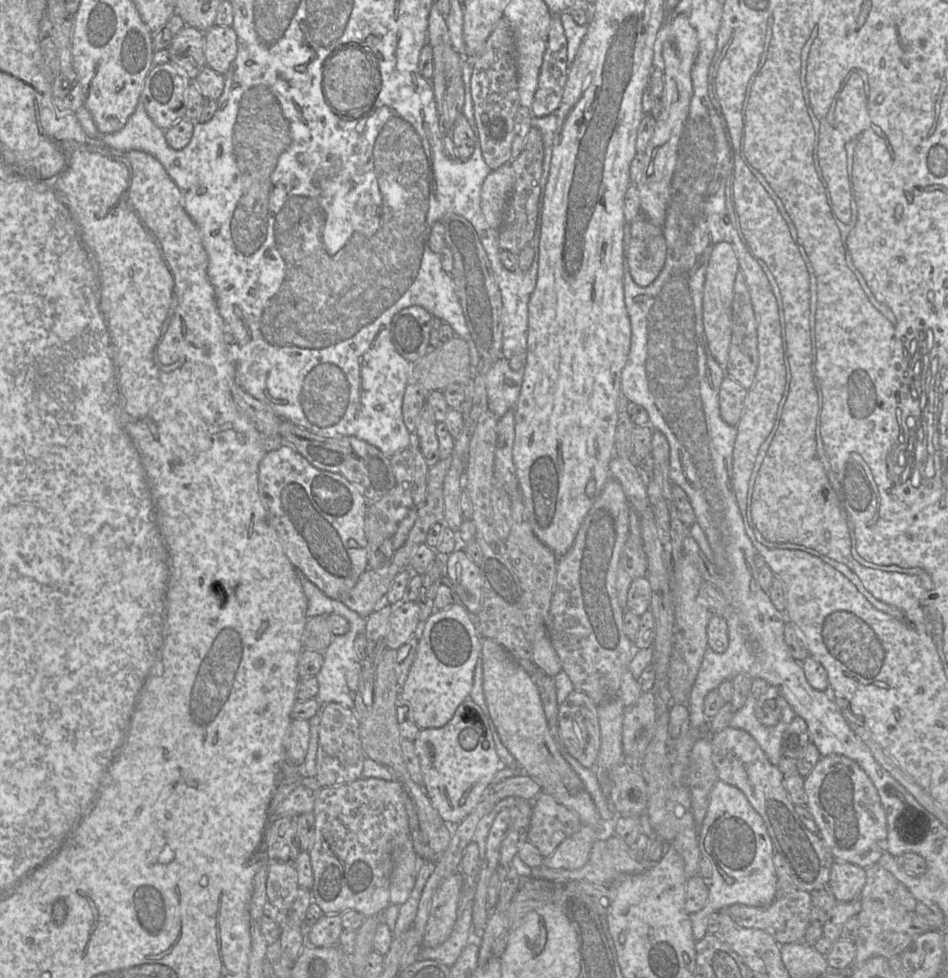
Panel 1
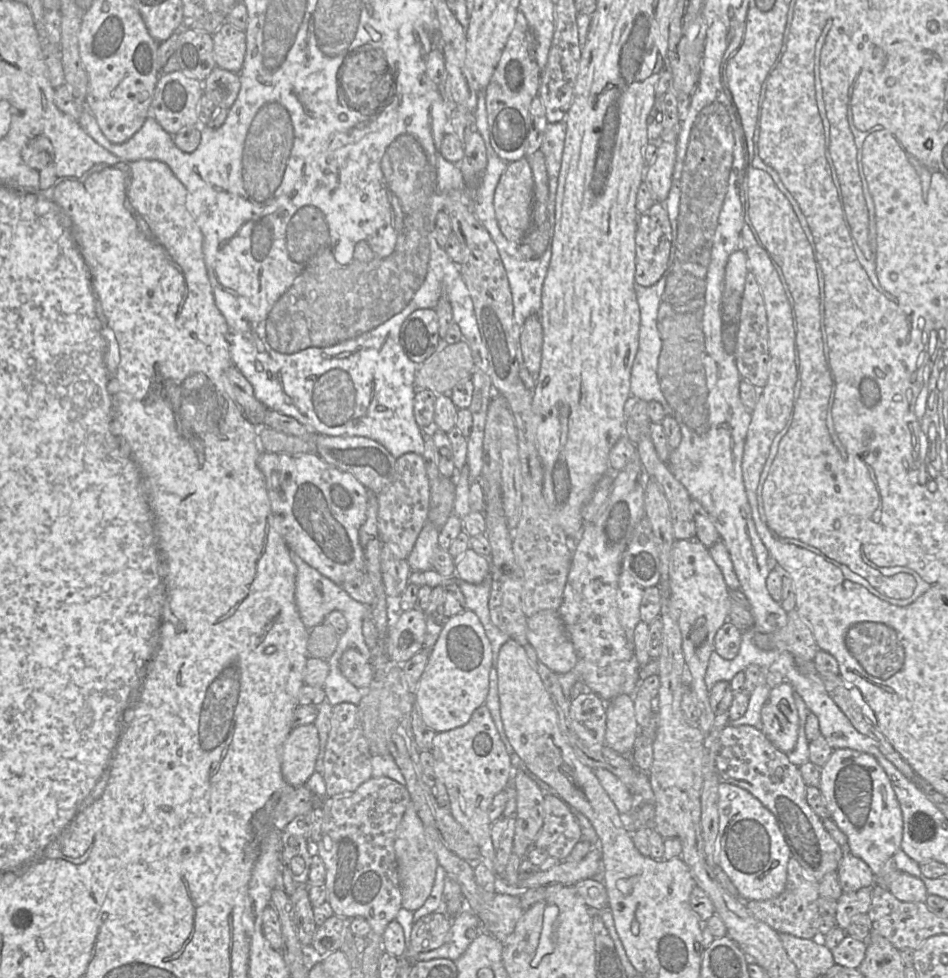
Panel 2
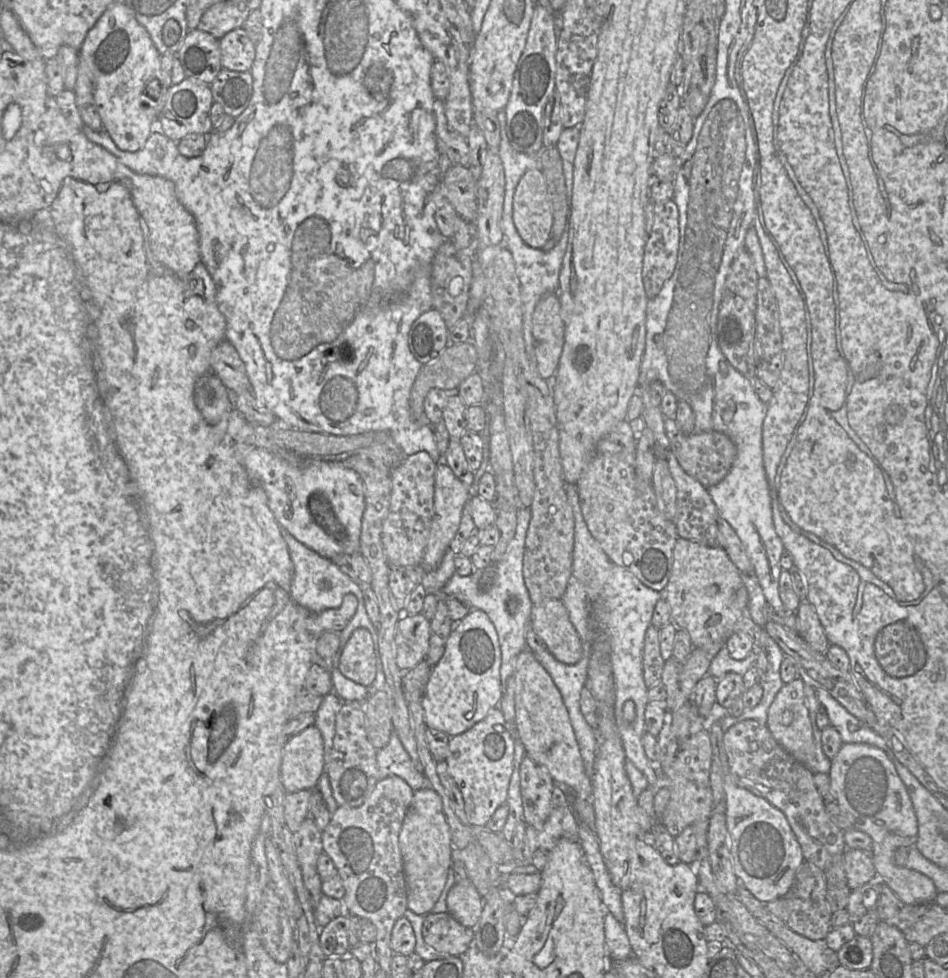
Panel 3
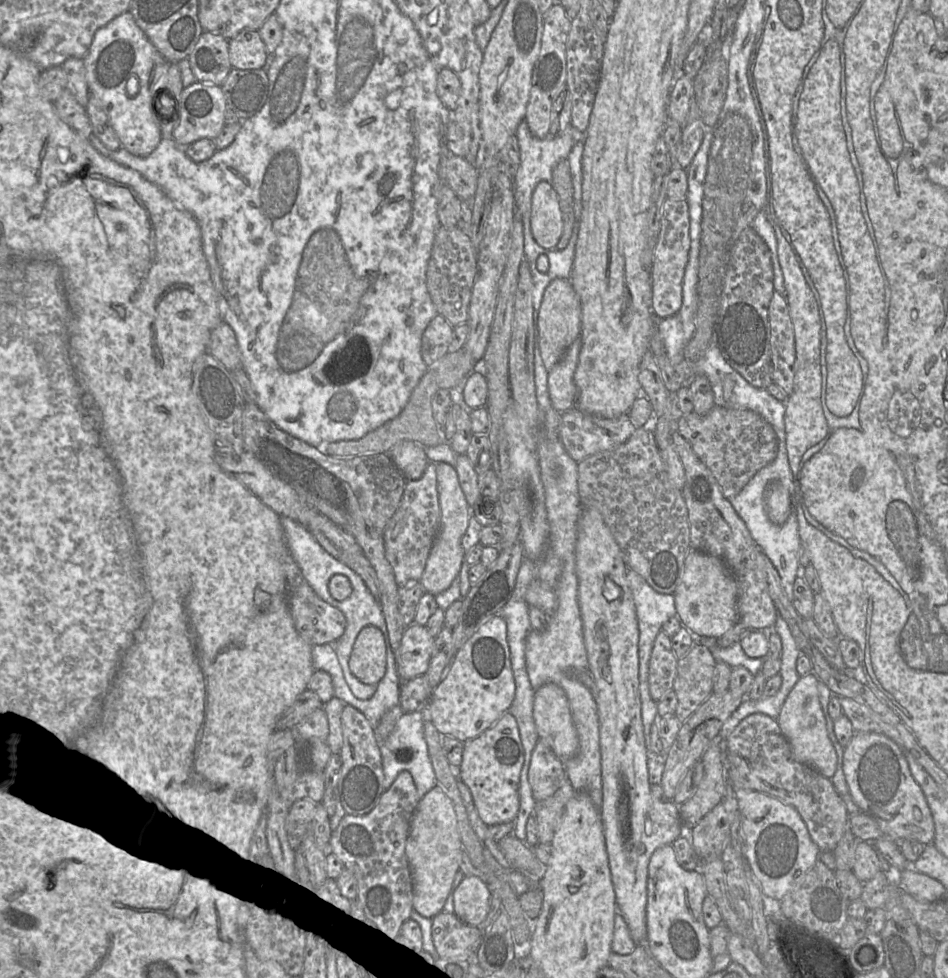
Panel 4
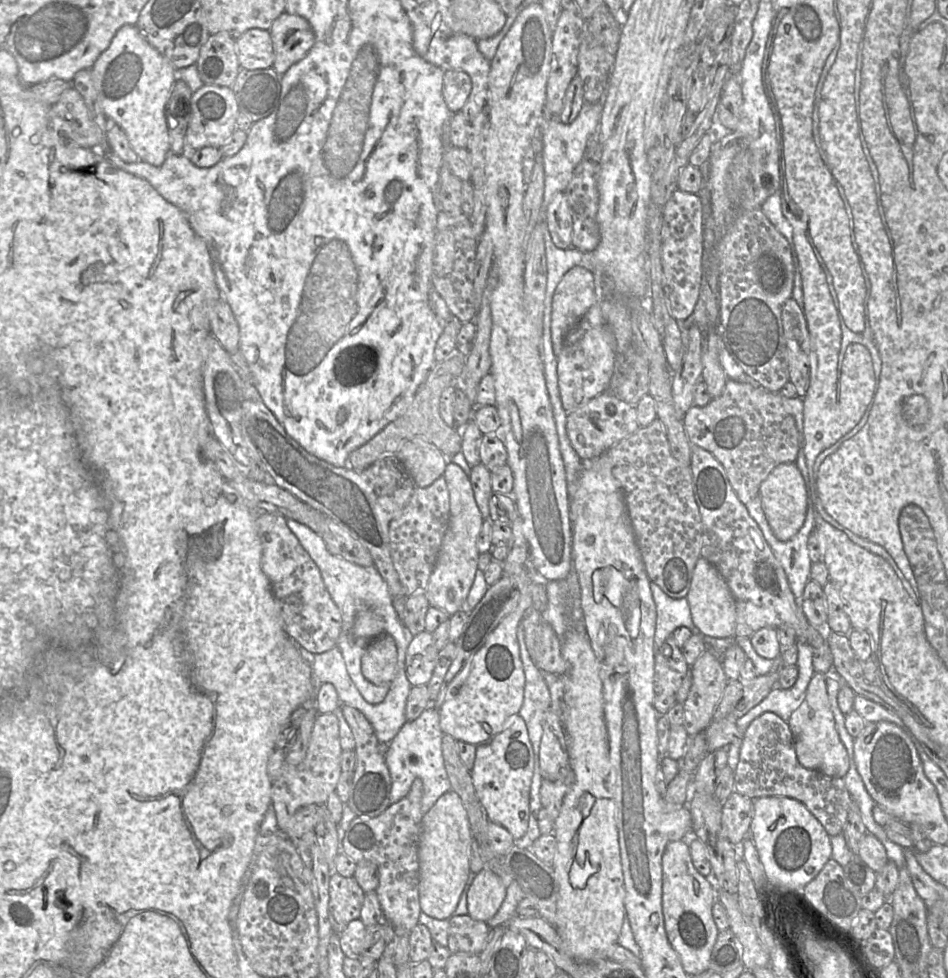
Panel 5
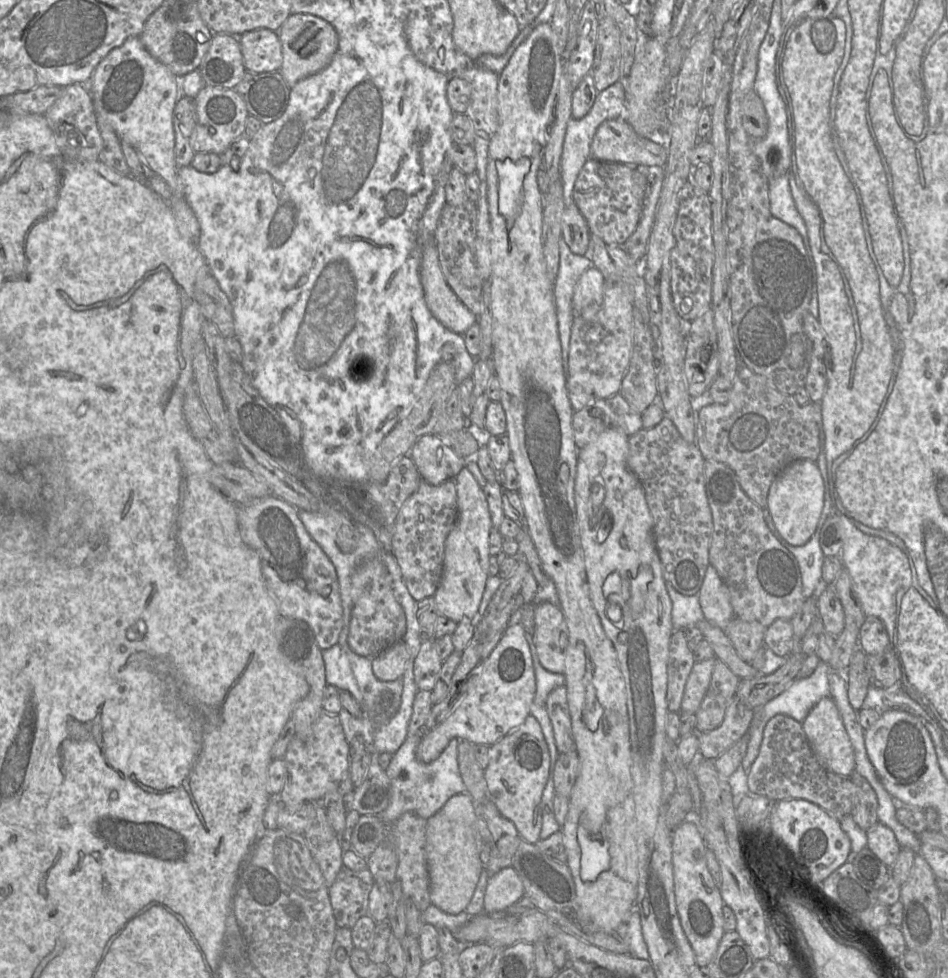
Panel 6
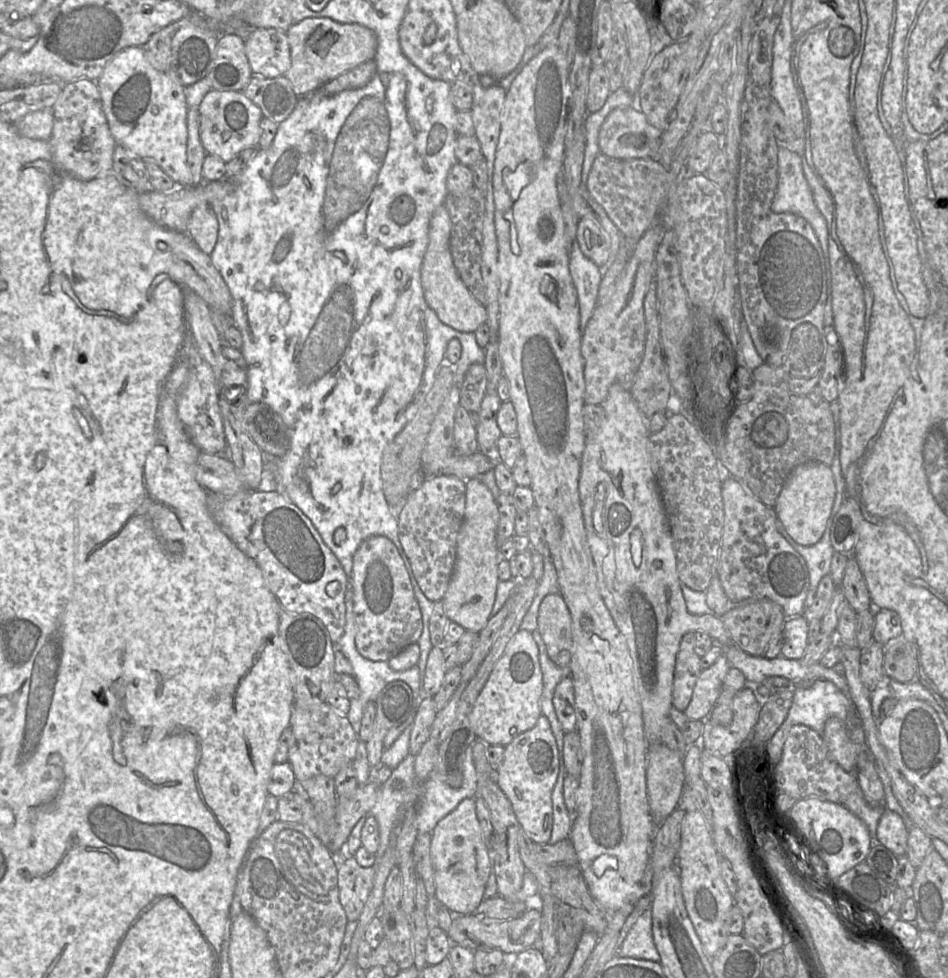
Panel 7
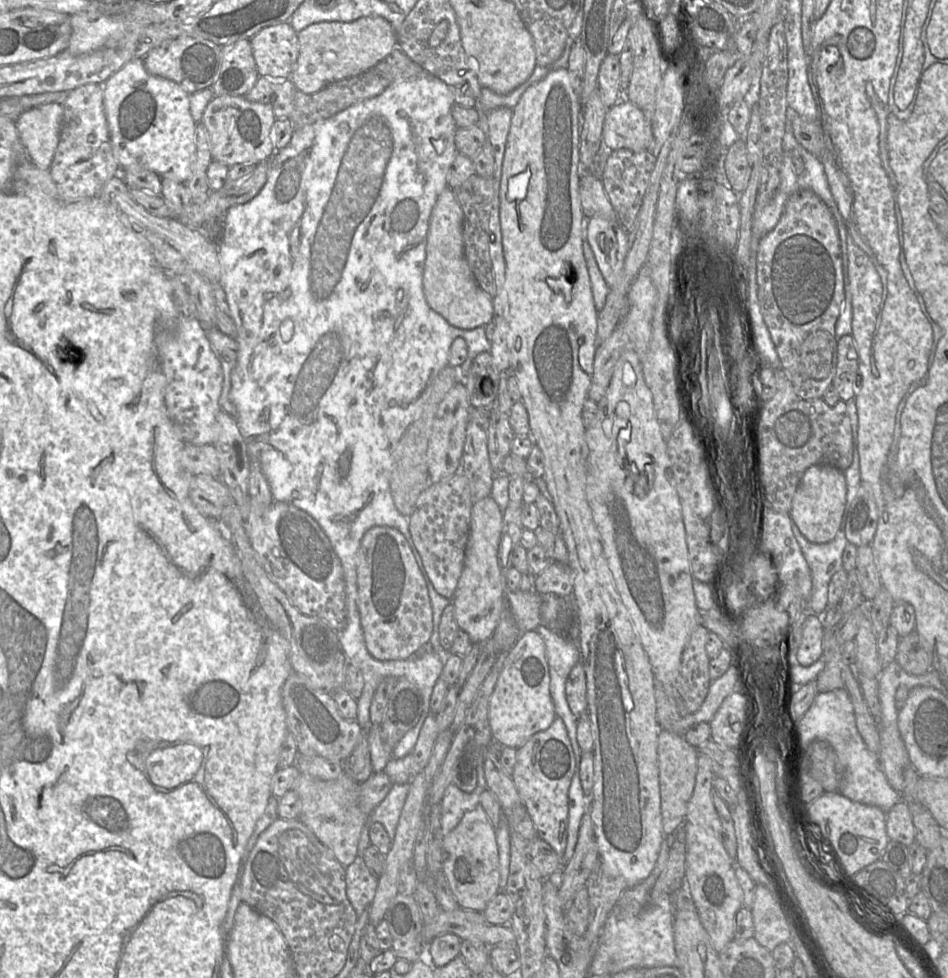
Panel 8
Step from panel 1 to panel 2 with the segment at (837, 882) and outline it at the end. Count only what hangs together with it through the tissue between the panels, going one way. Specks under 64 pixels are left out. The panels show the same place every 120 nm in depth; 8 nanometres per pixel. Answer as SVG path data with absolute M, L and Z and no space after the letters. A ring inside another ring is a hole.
M845 852L836 872L844 893L871 887L875 882L875 874L867 863L849 852Z

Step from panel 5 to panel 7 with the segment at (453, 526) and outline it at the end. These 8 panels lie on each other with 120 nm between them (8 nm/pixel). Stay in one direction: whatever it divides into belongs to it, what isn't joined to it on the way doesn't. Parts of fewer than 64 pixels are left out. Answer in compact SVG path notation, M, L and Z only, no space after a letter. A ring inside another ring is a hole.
M477 477L466 480L466 504L462 526L457 538L457 550L454 570L441 602L450 621L461 625L466 631L479 632L486 626L495 603L498 577L498 562L503 559L496 547L498 526L498 507L496 499L489 489Z

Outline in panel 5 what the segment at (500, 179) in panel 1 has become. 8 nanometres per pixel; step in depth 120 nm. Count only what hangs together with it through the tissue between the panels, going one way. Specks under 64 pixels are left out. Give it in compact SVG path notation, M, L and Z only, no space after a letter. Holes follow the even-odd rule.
M563 192L556 193L547 205L545 224L556 247L567 249L572 246L573 220Z

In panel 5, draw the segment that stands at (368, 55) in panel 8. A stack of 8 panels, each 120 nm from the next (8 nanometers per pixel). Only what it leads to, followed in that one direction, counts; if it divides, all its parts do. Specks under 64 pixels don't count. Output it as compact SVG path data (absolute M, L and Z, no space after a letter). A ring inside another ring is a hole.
M286 12L273 22L269 33L275 53L273 68L280 76L302 60L315 43L315 34L309 22Z

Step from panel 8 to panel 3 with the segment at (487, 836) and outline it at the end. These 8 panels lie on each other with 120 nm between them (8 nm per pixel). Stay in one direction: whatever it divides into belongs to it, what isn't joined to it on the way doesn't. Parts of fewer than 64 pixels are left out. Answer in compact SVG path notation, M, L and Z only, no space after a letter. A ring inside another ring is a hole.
M431 786L414 791L399 833L399 848L406 881L407 908L418 915L427 915L438 901L453 863L451 832L443 801Z

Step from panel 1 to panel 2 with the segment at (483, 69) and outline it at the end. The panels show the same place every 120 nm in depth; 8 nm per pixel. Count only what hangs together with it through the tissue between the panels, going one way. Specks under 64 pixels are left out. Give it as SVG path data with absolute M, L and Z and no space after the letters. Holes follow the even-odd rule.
M518 13L515 26L509 35L501 58L488 86L483 91L491 147L501 160L509 163L523 159L528 155L529 138L534 130L529 110L532 100L538 95L542 74L542 70L535 60L534 53L534 35L525 17Z

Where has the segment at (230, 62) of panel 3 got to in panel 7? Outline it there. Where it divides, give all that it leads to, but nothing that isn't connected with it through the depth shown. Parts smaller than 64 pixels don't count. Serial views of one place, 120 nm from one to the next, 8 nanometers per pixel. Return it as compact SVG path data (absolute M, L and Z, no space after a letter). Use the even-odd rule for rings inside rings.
M255 28L245 39L245 53L254 75L266 78L284 76L291 67L286 31Z

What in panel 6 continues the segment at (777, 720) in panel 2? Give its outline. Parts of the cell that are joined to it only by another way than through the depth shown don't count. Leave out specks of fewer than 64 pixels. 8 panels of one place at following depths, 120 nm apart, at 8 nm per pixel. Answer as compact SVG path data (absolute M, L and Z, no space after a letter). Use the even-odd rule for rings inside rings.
M822 698L804 719L802 727L819 763L830 772L850 777L855 769L854 751L833 699Z

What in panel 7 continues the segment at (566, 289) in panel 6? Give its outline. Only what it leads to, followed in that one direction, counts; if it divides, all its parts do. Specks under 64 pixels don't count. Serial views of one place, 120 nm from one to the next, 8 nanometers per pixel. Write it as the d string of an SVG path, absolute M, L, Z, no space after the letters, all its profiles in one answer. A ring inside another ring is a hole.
M577 242L571 243L569 272L577 291L580 327L583 331L597 305L603 268L598 267L580 250Z

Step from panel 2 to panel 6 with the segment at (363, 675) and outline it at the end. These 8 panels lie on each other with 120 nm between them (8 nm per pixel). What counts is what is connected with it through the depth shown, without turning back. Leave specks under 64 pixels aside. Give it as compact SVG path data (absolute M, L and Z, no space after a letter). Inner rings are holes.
M399 641L372 658L372 670L377 679L392 681L403 676L410 655L404 641Z

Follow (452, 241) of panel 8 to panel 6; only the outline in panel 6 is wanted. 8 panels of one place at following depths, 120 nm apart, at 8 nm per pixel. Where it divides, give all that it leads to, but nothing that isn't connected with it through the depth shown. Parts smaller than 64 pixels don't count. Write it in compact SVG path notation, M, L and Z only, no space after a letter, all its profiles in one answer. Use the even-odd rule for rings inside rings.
M430 242L424 250L420 275L426 304L441 324L463 335L477 323L478 317L466 308L447 284L434 242Z

